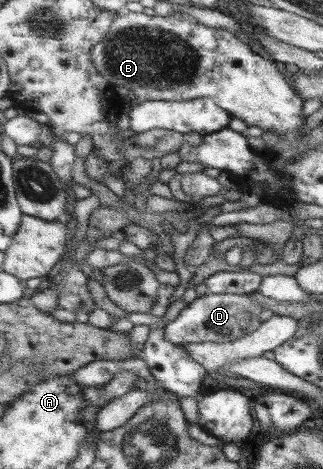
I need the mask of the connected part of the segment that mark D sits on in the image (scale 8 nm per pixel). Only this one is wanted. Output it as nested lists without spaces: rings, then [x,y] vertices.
[[[209,294],[196,297],[180,310],[176,318],[163,327],[163,338],[171,344],[197,344],[198,342],[231,342],[244,334],[252,334],[260,325],[257,316],[262,308],[252,296],[240,294]]]

